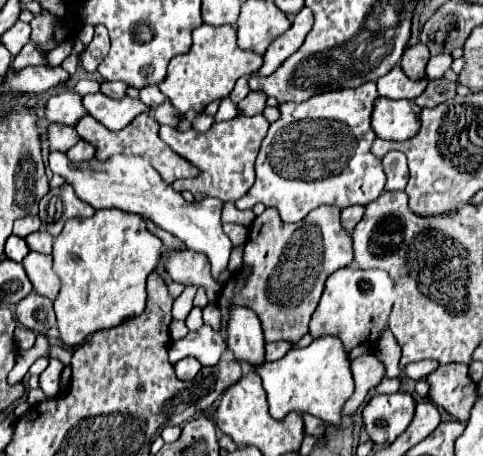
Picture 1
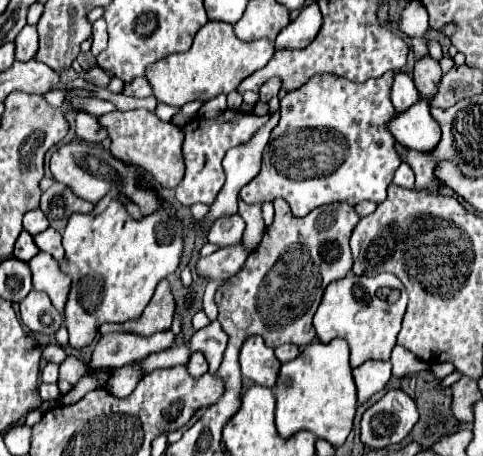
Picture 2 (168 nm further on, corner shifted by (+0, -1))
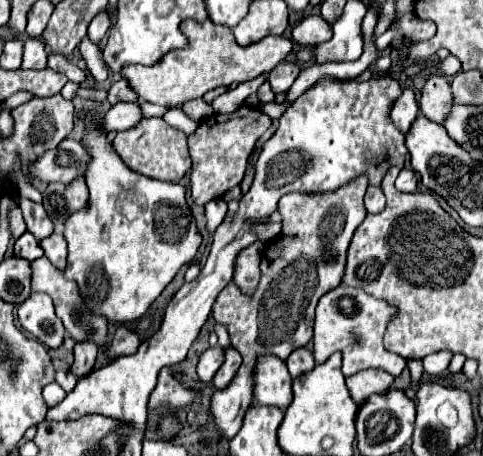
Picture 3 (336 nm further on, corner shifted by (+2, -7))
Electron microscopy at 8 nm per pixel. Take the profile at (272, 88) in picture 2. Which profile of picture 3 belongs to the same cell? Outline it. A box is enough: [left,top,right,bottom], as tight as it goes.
[268,60,302,94]

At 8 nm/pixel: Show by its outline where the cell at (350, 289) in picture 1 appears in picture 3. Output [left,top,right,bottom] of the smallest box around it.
[312,284,406,378]

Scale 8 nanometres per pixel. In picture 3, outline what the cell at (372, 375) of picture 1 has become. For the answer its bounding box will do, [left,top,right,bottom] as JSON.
[346,368,394,404]

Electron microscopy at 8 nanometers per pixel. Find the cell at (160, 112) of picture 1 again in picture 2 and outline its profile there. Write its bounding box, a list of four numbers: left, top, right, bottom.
[170,100,202,128]

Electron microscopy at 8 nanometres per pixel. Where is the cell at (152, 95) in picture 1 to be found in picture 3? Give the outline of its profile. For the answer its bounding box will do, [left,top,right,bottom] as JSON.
[108,78,138,104]

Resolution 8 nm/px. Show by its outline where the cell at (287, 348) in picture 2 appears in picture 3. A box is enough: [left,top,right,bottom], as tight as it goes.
[286,348,316,378]

